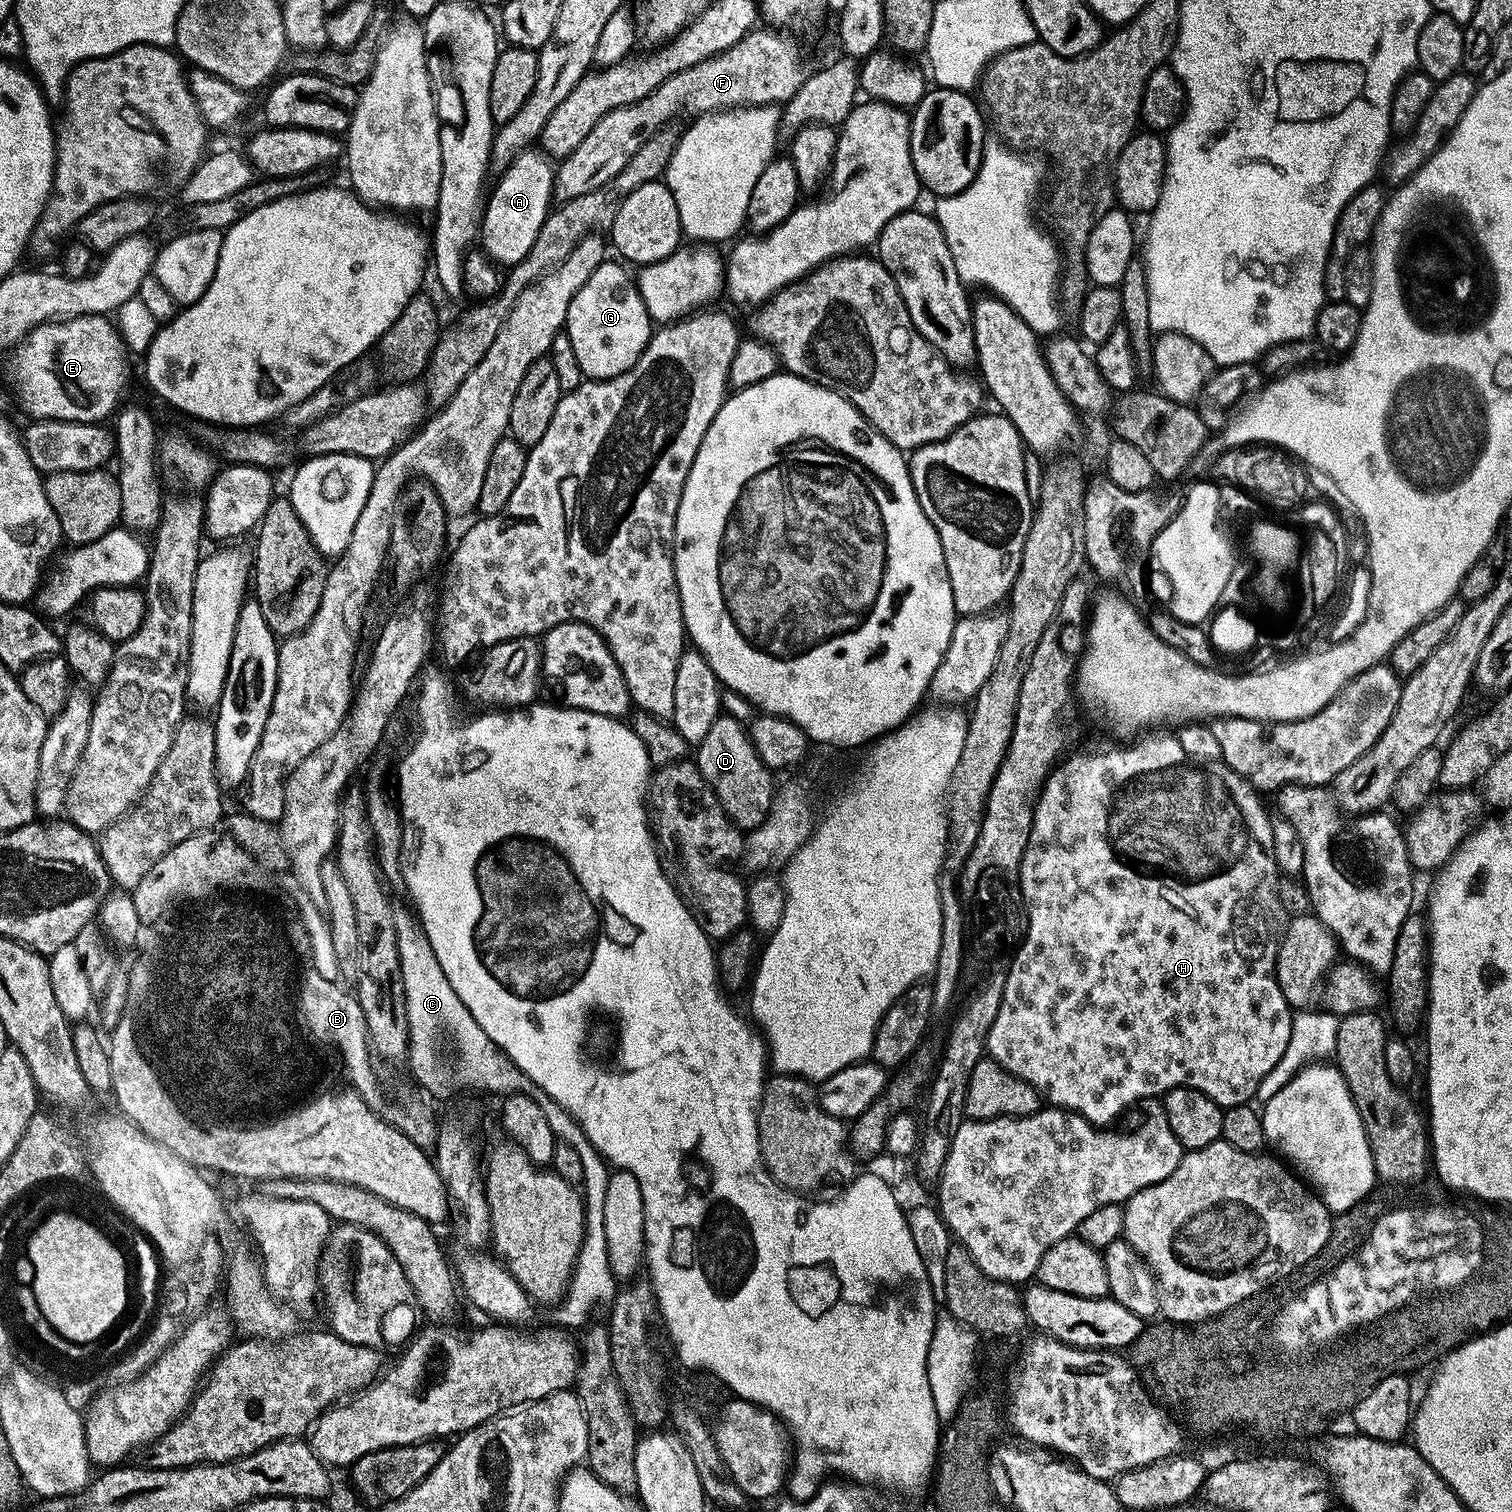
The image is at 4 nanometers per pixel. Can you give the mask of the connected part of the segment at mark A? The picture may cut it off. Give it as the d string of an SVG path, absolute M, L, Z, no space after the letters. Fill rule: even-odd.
M529 146L518 153L509 168L498 176L496 189L492 197L490 192L482 208L478 237L479 247L497 265L511 266L522 262L526 254L530 254L530 246L534 246L534 238L538 238L538 230L542 230L542 222L548 216L554 200L553 175L553 161L543 151Z

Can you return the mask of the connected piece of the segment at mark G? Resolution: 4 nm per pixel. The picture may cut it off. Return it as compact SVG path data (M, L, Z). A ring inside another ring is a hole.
M600 264L570 302L566 331L578 357L578 366L582 366L590 380L612 380L630 370L644 353L654 331L654 321L642 302L633 273L631 276L629 269L620 264Z

